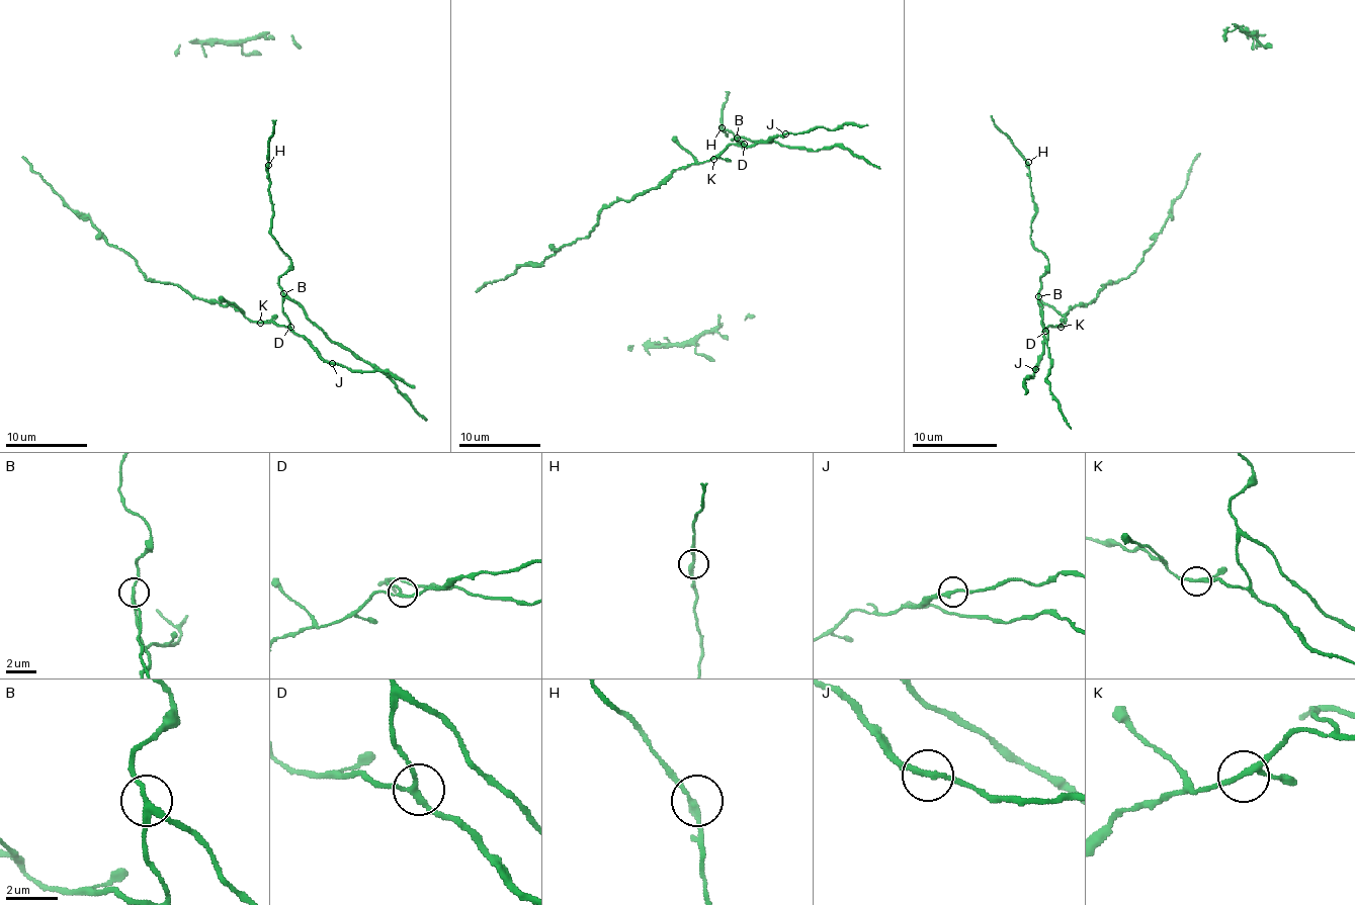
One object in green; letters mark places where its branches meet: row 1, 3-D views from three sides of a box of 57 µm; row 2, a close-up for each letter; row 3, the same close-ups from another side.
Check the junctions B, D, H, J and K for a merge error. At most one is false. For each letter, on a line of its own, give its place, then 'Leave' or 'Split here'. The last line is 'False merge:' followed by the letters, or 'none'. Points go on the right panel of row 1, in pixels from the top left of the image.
B: Place: (1038, 296). Split here
D: Place: (1045, 331). Leave
H: Place: (1028, 162). Leave
J: Place: (1035, 369). Leave
K: Place: (1061, 327). Leave
False merge: B

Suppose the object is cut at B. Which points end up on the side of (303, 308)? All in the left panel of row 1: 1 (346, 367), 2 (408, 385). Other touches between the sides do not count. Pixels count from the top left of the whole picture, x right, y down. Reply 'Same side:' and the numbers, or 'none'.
Same side: none

